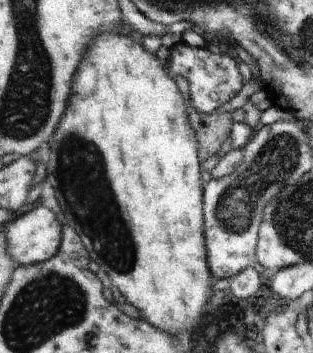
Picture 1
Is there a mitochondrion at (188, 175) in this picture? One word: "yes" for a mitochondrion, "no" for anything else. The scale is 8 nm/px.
no

